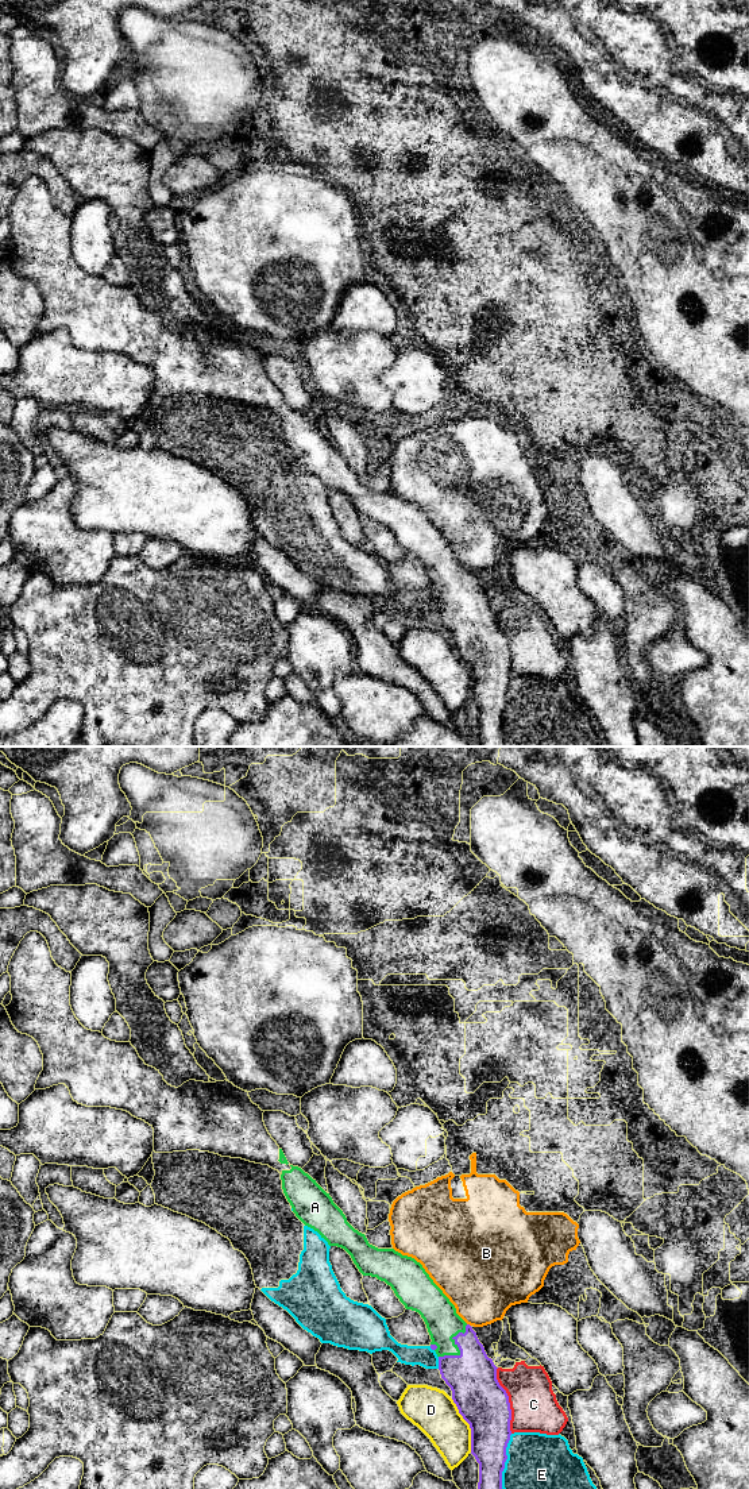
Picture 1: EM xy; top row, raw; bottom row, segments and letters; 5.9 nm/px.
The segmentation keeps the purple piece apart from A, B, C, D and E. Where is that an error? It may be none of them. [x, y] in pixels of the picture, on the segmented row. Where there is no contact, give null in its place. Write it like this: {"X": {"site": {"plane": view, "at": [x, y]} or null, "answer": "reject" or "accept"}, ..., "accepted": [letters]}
{"A": {"site": {"plane": "xy", "at": [458, 1346]}, "answer": "accept"}, "B": {"site": {"plane": "xy", "at": [468, 1324]}, "answer": "reject"}, "C": {"site": {"plane": "xy", "at": [508, 1400]}, "answer": "reject"}, "D": {"site": {"plane": "xy", "at": [470, 1426]}, "answer": "reject"}, "E": {"site": {"plane": "xy", "at": [505, 1461]}, "answer": "reject"}, "accepted": ["A"]}

